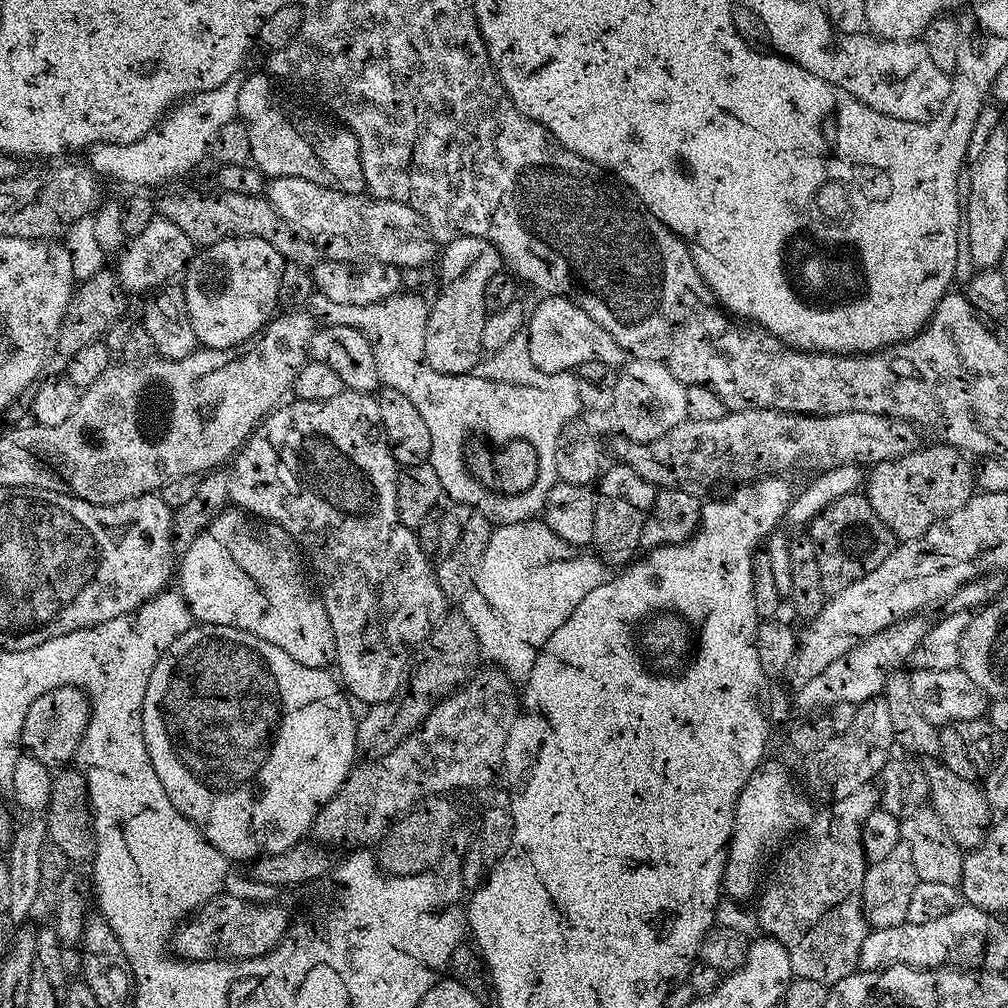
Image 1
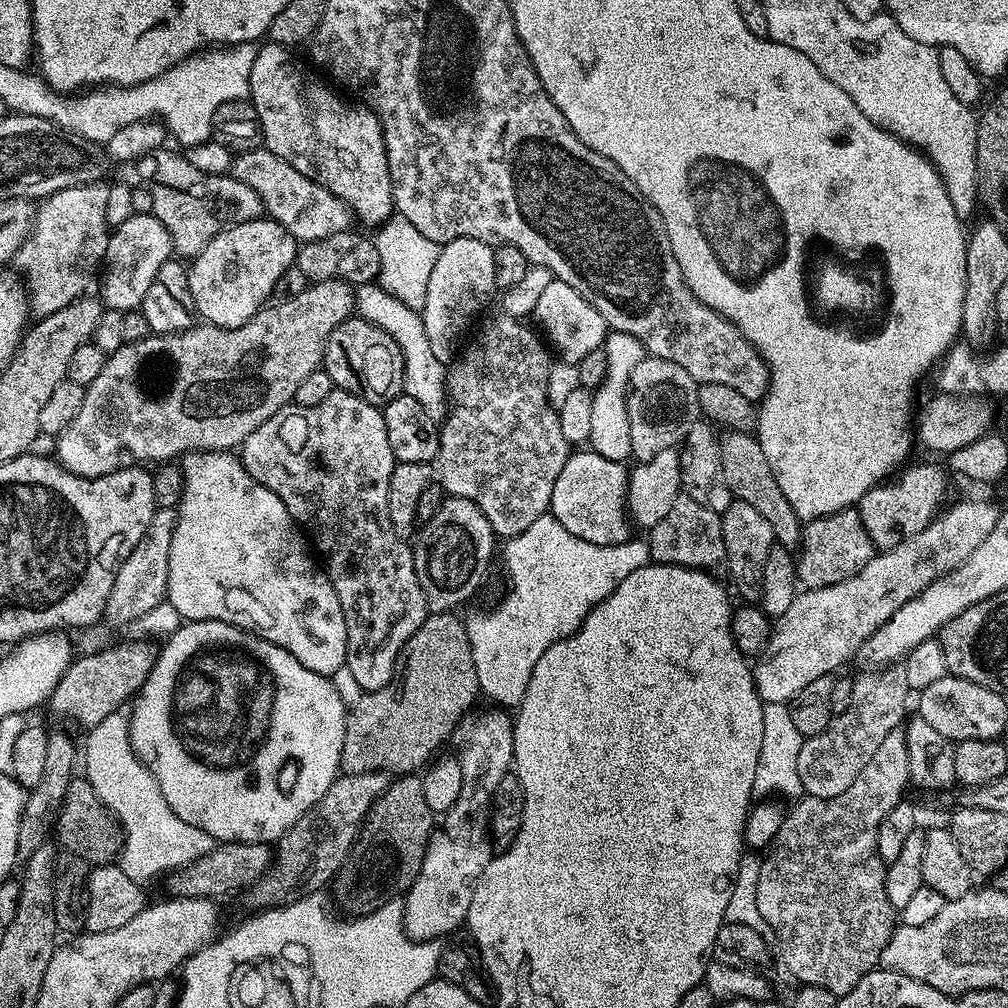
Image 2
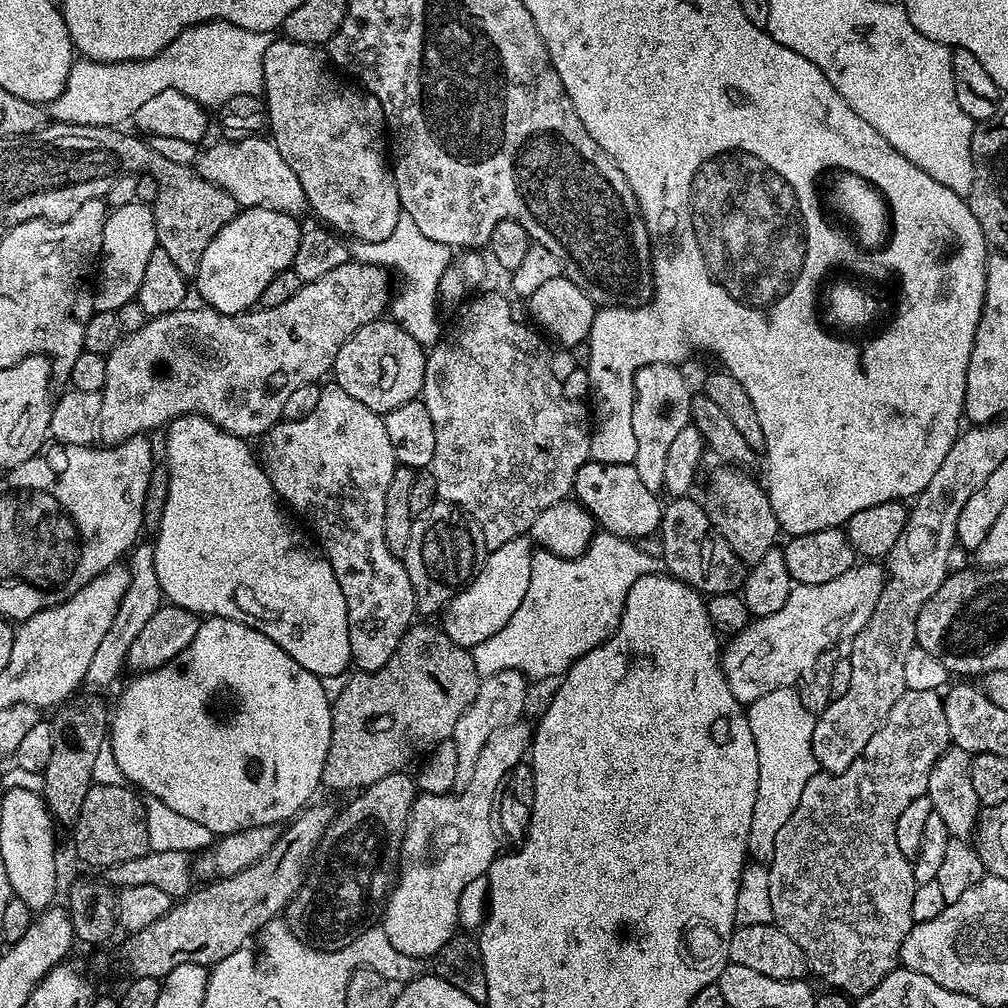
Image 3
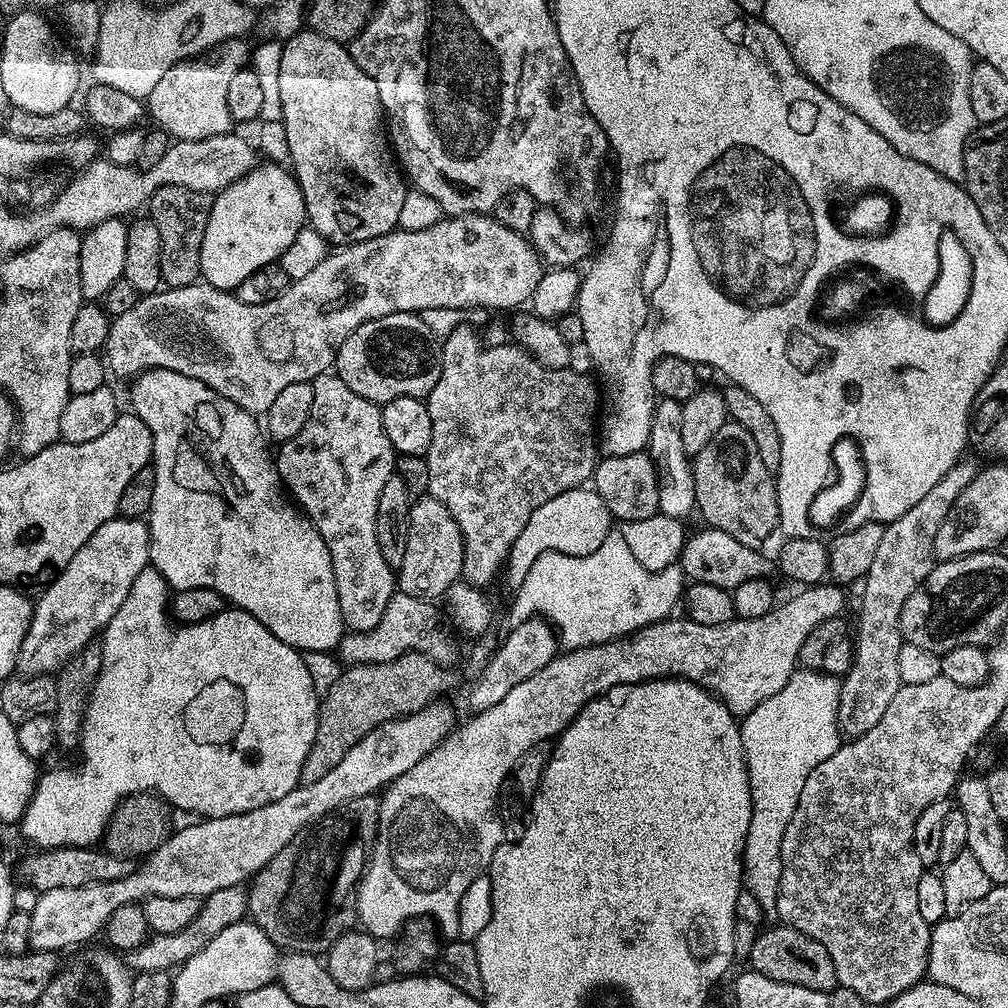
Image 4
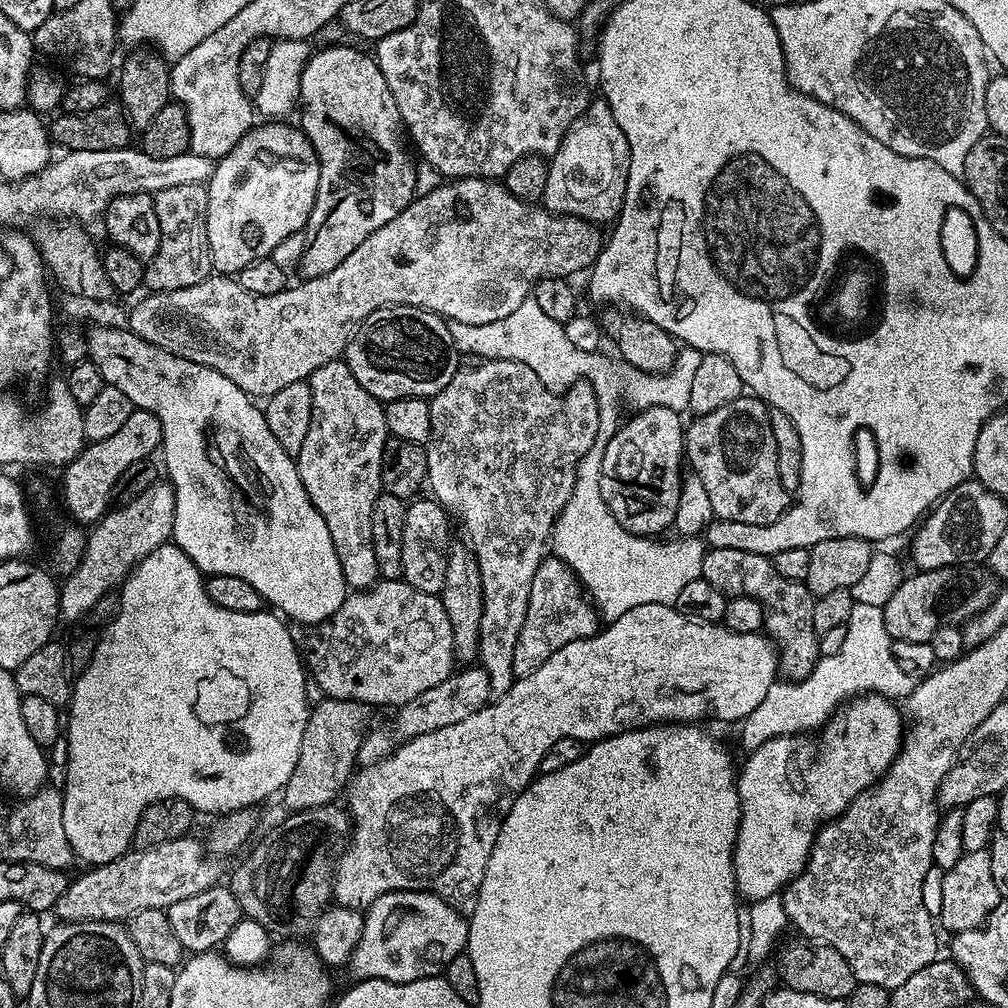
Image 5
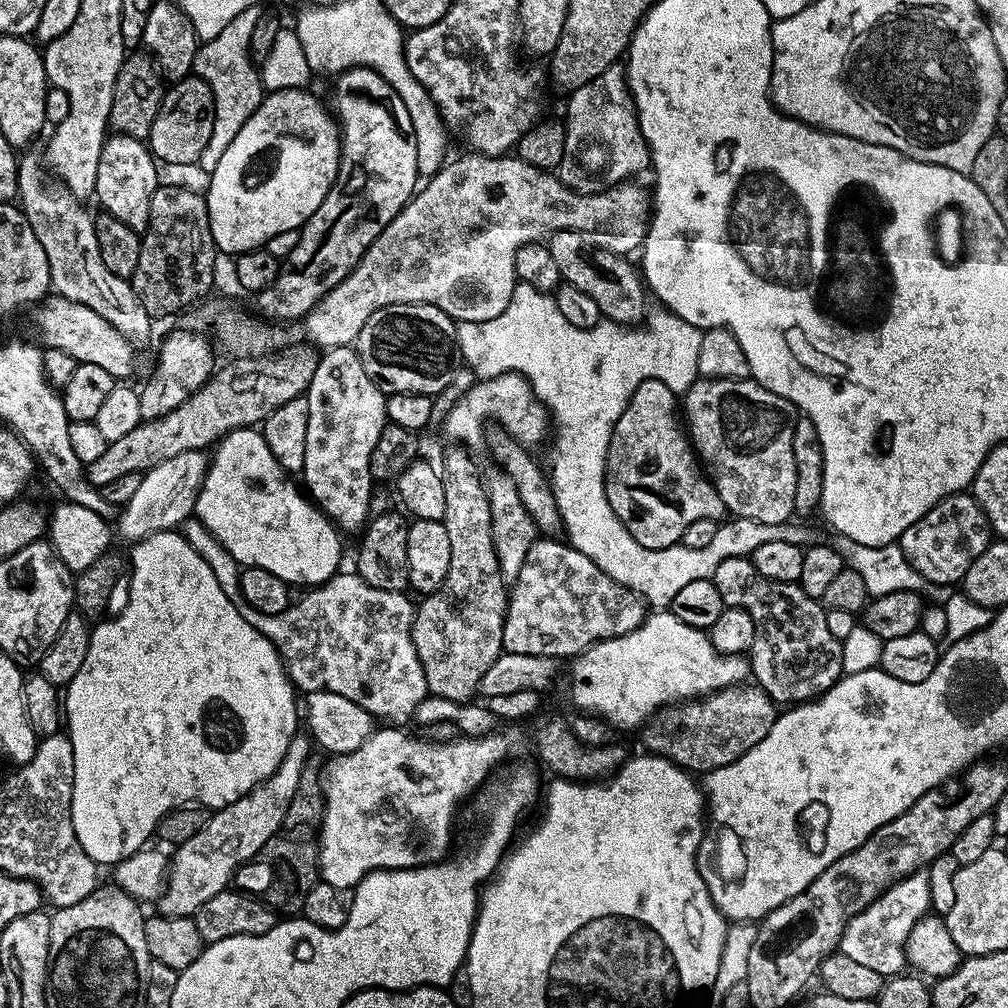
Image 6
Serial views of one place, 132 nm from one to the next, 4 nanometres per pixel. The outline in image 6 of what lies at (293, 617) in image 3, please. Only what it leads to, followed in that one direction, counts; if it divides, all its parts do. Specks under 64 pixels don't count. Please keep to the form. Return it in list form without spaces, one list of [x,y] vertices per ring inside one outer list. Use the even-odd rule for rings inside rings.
[[[55,294],[44,297],[42,303],[35,309],[36,312],[36,336],[44,348],[63,350],[70,354],[77,364],[89,364],[90,366],[102,366],[106,374],[117,378],[128,378],[136,368],[136,352],[133,341],[126,339],[102,314],[90,310],[90,306],[82,306],[82,302],[70,302],[70,298],[62,298]],[[245,426],[226,433],[214,451],[196,499],[194,516],[237,564],[270,570],[270,574],[278,574],[290,586],[324,584],[341,571],[341,533],[298,484],[296,489],[292,481],[295,479],[270,454],[259,427]]]

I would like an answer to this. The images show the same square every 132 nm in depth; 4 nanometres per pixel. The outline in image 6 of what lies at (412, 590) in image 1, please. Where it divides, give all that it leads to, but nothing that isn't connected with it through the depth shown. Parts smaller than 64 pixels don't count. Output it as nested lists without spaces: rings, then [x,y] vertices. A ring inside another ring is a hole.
[[[349,346],[329,348],[321,355],[318,370],[314,370],[314,378],[310,378],[306,395],[310,402],[310,422],[306,422],[303,487],[316,507],[336,525],[337,529],[345,533],[346,531],[359,533],[370,519],[368,507],[372,504],[374,487],[370,474],[370,454],[374,454],[378,434],[382,434],[385,424],[388,423],[386,393],[374,382],[374,378],[370,378],[370,374],[366,374],[366,366],[362,366],[362,358],[358,358],[355,347]]]

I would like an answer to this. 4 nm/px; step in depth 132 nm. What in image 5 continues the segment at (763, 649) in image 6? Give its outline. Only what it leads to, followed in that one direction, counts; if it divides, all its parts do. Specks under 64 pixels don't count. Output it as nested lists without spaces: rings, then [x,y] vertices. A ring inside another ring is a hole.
[[[708,548],[702,558],[701,577],[714,586],[726,597],[745,596],[754,598],[758,606],[762,606],[764,615],[763,631],[769,640],[776,646],[778,657],[778,672],[785,680],[805,680],[814,670],[814,666],[820,661],[820,637],[814,630],[814,597],[812,591],[799,580],[782,578],[778,570],[774,570],[771,559],[762,554],[750,554],[750,550],[718,550],[717,548]]]

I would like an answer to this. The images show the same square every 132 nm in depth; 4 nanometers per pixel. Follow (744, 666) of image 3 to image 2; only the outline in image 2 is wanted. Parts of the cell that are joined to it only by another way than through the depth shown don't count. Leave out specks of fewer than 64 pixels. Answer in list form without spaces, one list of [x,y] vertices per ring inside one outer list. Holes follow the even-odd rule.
[[[964,500],[961,504],[954,505],[949,512],[946,510],[937,515],[936,519],[926,526],[926,530],[914,534],[914,538],[906,538],[898,546],[885,548],[879,554],[873,555],[872,560],[866,562],[866,566],[862,566],[862,570],[858,570],[858,574],[854,574],[842,582],[834,582],[834,586],[804,588],[797,591],[794,602],[790,602],[790,610],[786,610],[786,614],[775,617],[772,636],[766,642],[763,652],[754,660],[754,690],[760,695],[761,701],[764,704],[788,704],[804,687],[810,686],[810,682],[814,682],[814,678],[833,675],[837,671],[835,668],[842,667],[847,660],[851,661],[855,657],[856,652],[862,646],[862,642],[866,642],[866,638],[870,638],[870,634],[874,634],[874,630],[878,630],[878,626],[885,624],[894,614],[894,610],[898,610],[898,606],[910,602],[910,598],[914,598],[919,592],[926,590],[926,586],[930,586],[930,582],[942,578],[950,570],[954,570],[962,562],[966,562],[966,558],[970,558],[970,554],[974,554],[975,548],[985,540],[986,534],[990,534],[990,530],[994,530],[994,522],[998,522],[999,517],[1000,508],[997,505],[992,505],[988,500]]]

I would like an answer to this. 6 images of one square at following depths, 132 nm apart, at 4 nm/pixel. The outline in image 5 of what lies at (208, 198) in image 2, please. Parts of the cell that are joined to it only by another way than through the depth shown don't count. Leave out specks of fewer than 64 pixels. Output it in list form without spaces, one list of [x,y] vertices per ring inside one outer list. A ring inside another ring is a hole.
[[[202,184],[170,186],[152,196],[154,214],[158,214],[158,254],[147,261],[144,269],[144,288],[149,293],[183,290],[186,286],[198,286],[214,269],[210,258],[210,242],[206,230],[208,217],[208,189]],[[172,198],[180,204],[172,204]]]

